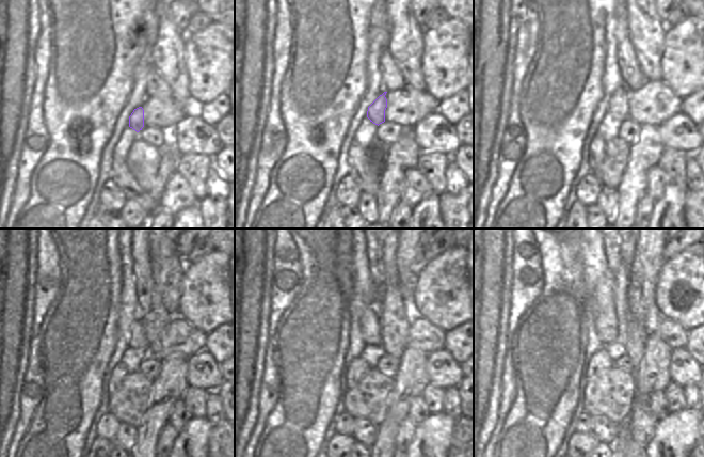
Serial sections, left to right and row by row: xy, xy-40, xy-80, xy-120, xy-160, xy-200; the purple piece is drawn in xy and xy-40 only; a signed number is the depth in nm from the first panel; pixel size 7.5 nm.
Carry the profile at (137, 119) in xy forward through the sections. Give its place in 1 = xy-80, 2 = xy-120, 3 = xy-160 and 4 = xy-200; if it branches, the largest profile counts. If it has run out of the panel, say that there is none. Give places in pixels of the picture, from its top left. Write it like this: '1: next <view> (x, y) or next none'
1: next xy-80 (619, 101)
2: next xy-120 (139, 341)
3: next xy-160 (371, 329)
4: next xy-200 (605, 317)

